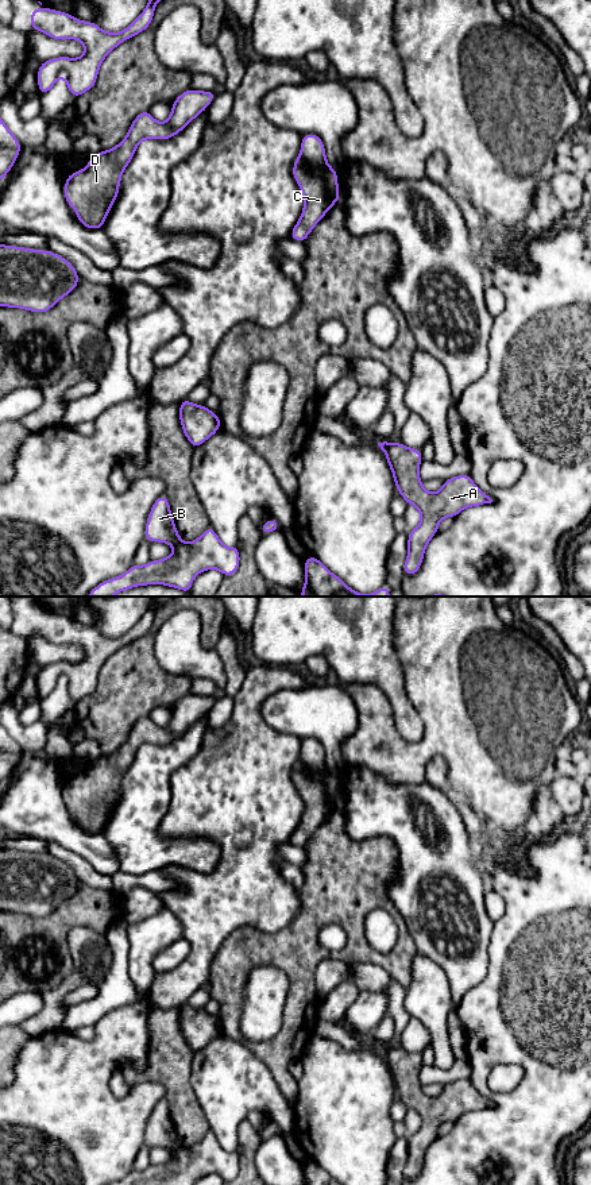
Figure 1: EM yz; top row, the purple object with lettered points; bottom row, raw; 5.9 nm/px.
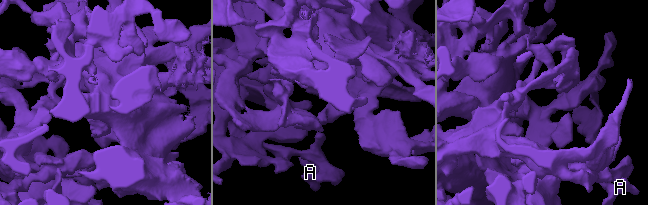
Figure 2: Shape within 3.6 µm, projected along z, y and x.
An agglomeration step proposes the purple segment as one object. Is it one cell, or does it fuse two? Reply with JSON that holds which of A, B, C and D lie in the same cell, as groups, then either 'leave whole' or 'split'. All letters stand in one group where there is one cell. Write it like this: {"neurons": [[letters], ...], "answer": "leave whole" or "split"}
{"neurons": [["A", "C"], ["B", "D"]], "answer": "split"}

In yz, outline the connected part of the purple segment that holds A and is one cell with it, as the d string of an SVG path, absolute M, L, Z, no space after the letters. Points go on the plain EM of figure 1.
M383 1046L378 1050L387 1062L397 1097L407 1109L416 1111L421 1119L418 1131L407 1136L407 1162L403 1178L413 1181L421 1173L426 1150L439 1136L443 1123L455 1123L463 1113L491 1108L492 1104L474 1088L470 1078L449 1082L444 1085L437 1097L429 1097L422 1092L418 1080L422 1065L421 1054L407 1053L401 1046Z

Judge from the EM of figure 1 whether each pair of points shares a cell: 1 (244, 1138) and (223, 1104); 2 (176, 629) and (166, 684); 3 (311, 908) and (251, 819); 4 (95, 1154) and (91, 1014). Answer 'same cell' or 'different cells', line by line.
1: different cells
2: different cells
3: different cells
4: different cells

